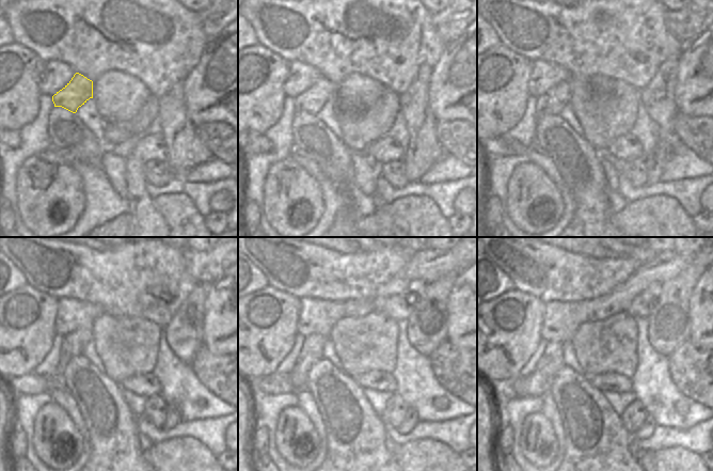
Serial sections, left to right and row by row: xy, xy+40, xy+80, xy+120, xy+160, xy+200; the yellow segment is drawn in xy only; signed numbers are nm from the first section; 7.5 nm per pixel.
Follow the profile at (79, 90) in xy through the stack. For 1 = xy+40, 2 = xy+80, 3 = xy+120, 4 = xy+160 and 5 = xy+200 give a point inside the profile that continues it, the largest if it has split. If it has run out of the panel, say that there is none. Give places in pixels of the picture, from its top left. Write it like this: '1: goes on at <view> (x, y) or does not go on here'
1: goes on at xy+40 (312, 100)
2: goes on at xy+80 (552, 103)
3: goes on at xy+120 (73, 345)
4: goes on at xy+160 (312, 351)
5: goes on at xy+200 (535, 385)

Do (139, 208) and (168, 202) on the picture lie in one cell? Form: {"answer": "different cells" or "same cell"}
{"answer": "different cells"}

